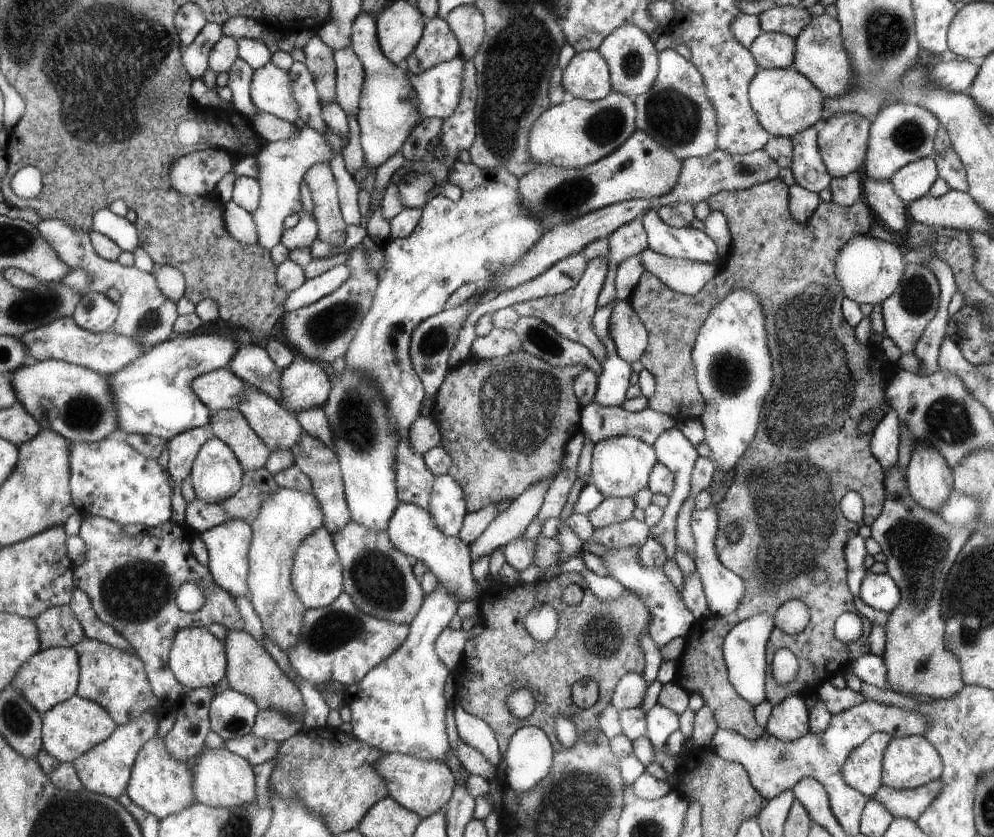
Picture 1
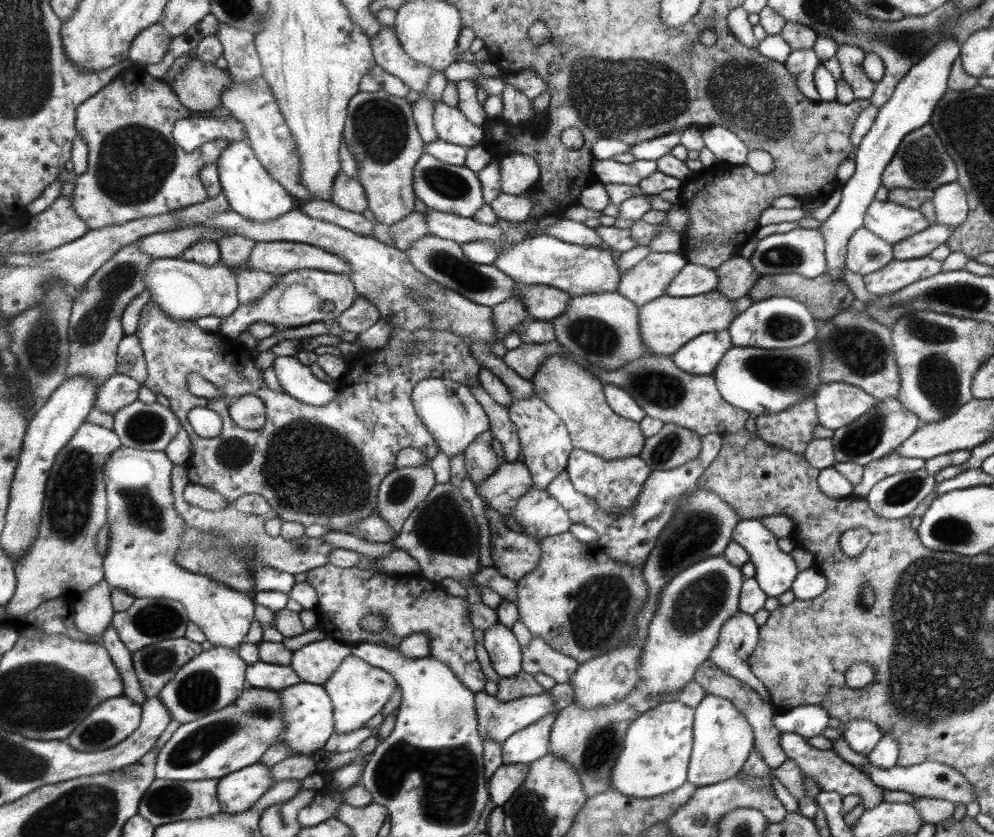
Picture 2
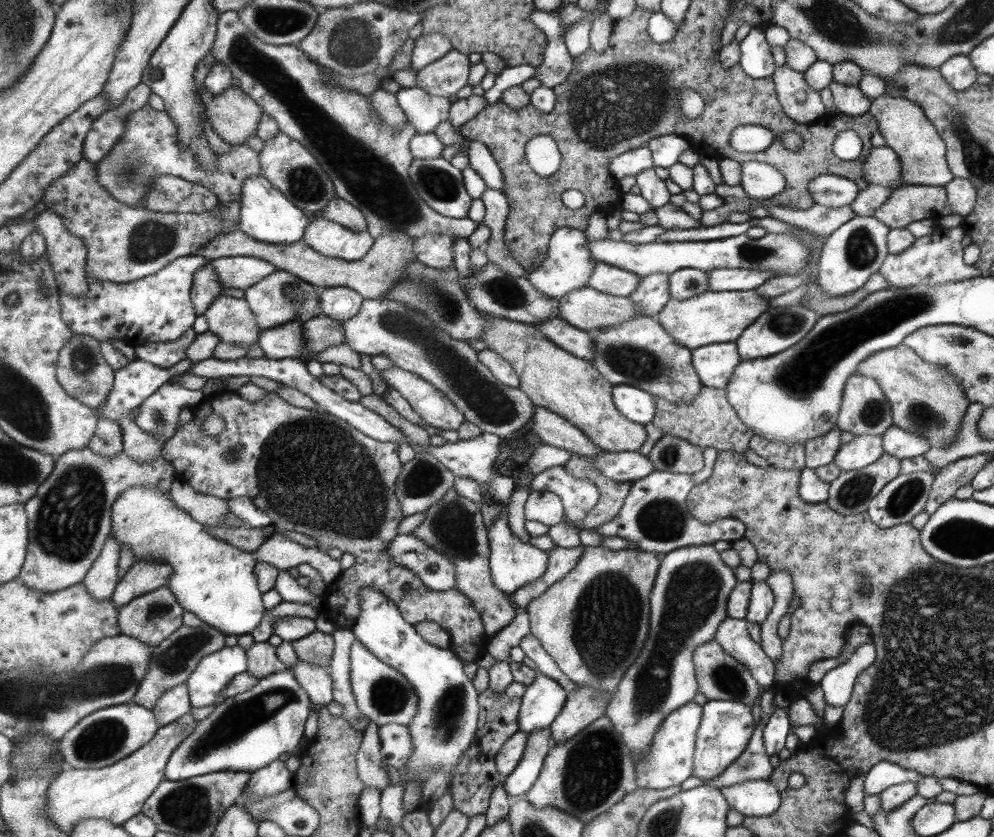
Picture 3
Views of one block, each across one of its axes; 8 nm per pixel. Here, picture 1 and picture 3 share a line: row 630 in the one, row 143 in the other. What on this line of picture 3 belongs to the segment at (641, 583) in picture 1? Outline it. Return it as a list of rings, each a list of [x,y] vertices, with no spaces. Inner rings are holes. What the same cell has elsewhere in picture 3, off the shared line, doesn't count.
[[[667,134],[651,138],[646,145],[651,151],[654,166],[668,169],[678,162],[679,154],[689,148],[689,140],[685,136]]]

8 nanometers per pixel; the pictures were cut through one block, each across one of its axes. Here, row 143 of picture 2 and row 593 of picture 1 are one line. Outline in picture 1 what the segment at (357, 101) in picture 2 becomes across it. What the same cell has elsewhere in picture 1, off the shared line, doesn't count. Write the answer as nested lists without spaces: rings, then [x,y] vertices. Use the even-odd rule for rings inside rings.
[[[350,518],[331,538],[343,566],[343,592],[352,598],[353,605],[372,618],[409,625],[419,614],[423,592],[411,574],[407,556],[392,545],[386,530],[367,529]]]

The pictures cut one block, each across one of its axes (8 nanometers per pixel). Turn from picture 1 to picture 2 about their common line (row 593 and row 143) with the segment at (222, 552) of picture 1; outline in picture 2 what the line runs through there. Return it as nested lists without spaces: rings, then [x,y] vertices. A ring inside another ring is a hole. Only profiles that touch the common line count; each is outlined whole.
[[[229,141],[229,146],[221,151],[216,164],[221,194],[227,197],[229,209],[255,222],[265,222],[293,210],[293,196],[263,167],[252,147],[246,141]]]

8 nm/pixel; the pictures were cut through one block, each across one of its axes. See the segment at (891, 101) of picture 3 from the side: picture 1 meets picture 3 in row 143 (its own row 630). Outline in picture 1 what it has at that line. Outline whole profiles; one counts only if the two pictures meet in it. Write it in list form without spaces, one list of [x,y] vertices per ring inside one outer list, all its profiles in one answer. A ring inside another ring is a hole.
[[[896,464],[894,468],[891,468],[887,473],[885,473],[884,478],[884,505],[881,508],[880,515],[873,520],[873,523],[870,525],[871,535],[870,537],[877,542],[880,546],[880,552],[885,556],[885,564],[887,569],[887,574],[893,579],[893,582],[897,584],[899,588],[899,602],[895,608],[892,608],[887,616],[889,620],[885,622],[884,636],[885,636],[885,646],[883,647],[883,664],[885,666],[885,680],[889,684],[891,690],[895,692],[901,692],[901,694],[913,694],[913,696],[928,696],[931,699],[937,700],[937,698],[949,698],[953,694],[957,694],[965,686],[964,681],[961,680],[961,664],[960,661],[949,652],[945,650],[945,644],[943,644],[943,635],[945,634],[944,630],[944,620],[941,618],[941,595],[943,592],[943,584],[945,584],[945,578],[949,574],[949,569],[953,564],[953,560],[957,556],[957,552],[960,552],[961,547],[968,541],[969,536],[972,534],[971,530],[967,527],[953,527],[949,524],[946,524],[936,513],[928,512],[927,510],[917,507],[917,504],[912,502],[912,498],[909,497],[907,484],[905,483],[904,472],[898,472],[896,470]]]

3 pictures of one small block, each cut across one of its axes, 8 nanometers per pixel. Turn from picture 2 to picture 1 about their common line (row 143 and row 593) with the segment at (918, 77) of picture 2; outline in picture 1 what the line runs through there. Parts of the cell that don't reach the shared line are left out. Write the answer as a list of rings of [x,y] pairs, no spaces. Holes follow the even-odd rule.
[[[865,572],[859,586],[859,598],[871,608],[889,612],[899,602],[899,588],[887,573]]]

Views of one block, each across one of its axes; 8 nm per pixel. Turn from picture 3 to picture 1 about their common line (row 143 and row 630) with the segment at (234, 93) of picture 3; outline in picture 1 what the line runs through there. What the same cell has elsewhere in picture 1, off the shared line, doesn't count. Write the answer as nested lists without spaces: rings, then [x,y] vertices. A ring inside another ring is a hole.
[[[228,629],[223,644],[228,666],[225,678],[227,678],[231,689],[251,698],[257,705],[258,711],[272,707],[303,722],[303,698],[300,696],[299,689],[281,670],[280,666],[273,661],[273,658],[260,642],[257,642],[253,636],[244,630]]]

